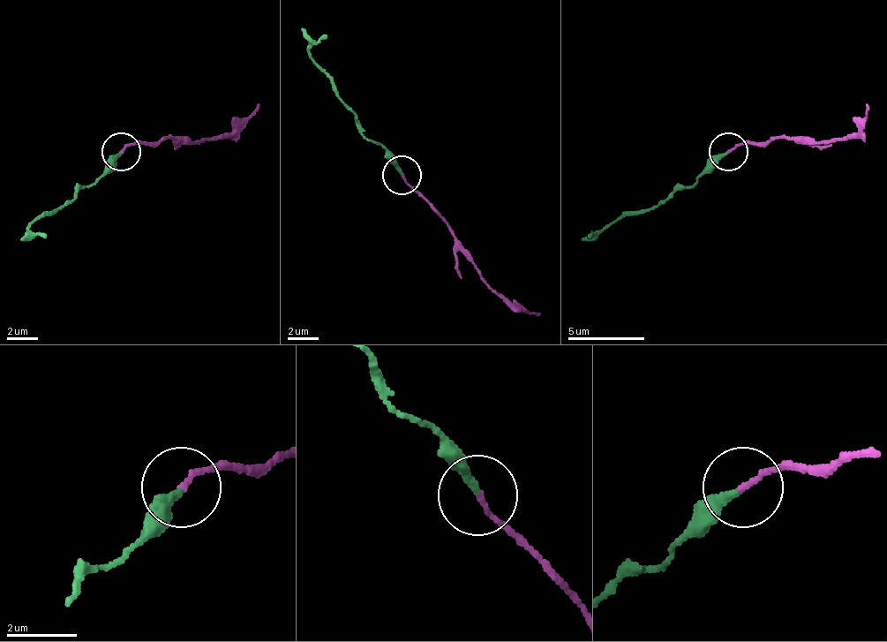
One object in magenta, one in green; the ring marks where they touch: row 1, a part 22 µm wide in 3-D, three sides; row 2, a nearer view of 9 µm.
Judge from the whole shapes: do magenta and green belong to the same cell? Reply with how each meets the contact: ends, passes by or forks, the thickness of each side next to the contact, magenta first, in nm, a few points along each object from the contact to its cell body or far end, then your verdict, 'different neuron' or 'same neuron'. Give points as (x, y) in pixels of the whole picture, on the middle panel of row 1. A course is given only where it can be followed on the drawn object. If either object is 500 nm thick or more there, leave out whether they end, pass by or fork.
magenta ends | green ends | 150/260 nm | magenta via (402, 176), (448, 225), (452, 241), (494, 290), (514, 306), (541, 314) | green via (402, 176), (402, 168), (368, 137), (337, 94), (326, 71), (310, 56), (303, 29) | different neuron

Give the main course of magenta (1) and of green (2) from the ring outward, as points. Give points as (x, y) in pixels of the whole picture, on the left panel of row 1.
1: (122, 153), (168, 137), (214, 141), (233, 130), (260, 102)
2: (122, 153), (87, 187), (56, 210), (45, 210), (29, 225), (22, 241)

